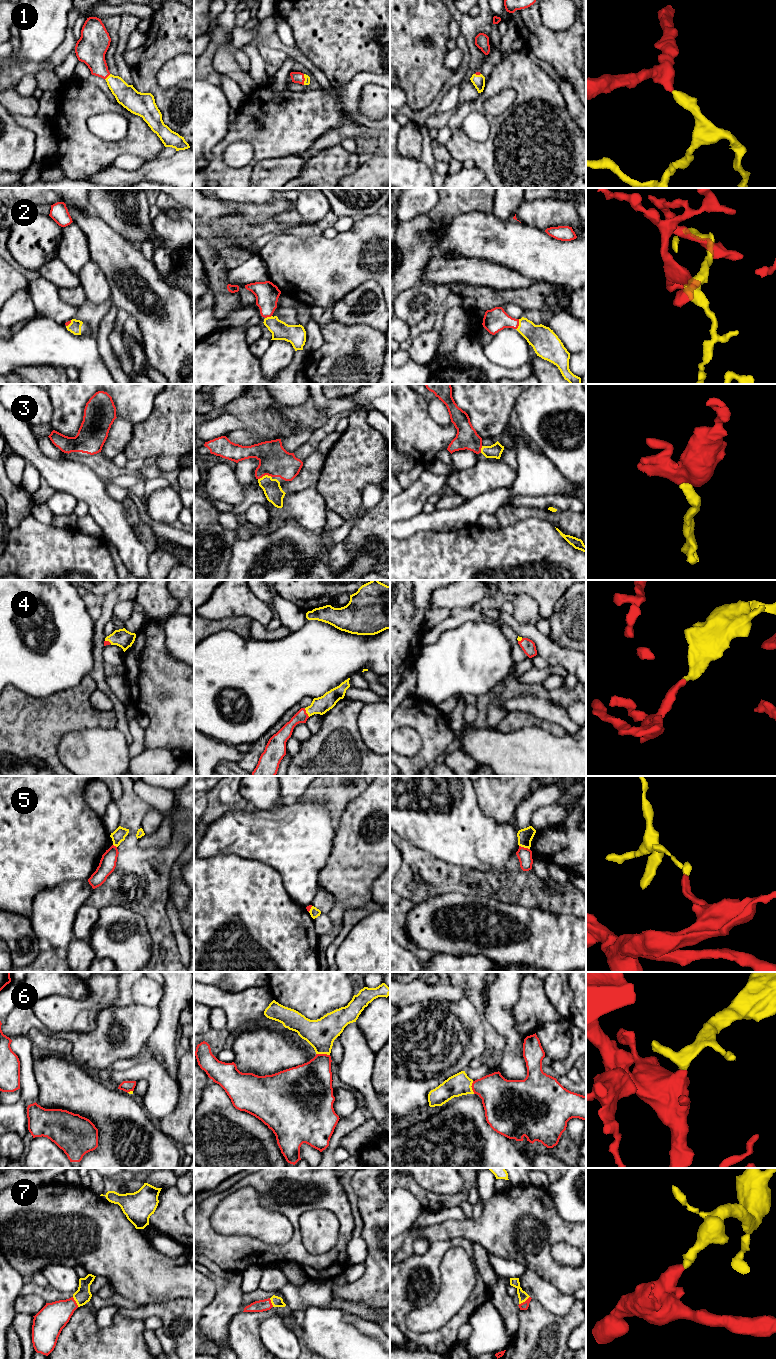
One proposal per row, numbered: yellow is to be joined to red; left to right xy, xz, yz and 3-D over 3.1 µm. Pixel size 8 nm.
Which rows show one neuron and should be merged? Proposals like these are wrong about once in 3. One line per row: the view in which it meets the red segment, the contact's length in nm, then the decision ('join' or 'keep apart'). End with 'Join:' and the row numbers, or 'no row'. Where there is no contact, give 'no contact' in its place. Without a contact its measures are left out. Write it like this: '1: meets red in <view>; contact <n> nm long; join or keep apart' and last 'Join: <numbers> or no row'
1: meets red in xy; contact 60 nm long; join
2: meets red in yz; contact 90 nm long; join
3: meets red in xz; contact 110 nm long; join
4: meets red in xz; contact 80 nm long; join
5: meets red in yz; contact 90 nm long; keep apart
6: meets red in xz; contact 110 nm long; join
7: meets red in yz; contact 110 nm long; join
Join: 1, 2, 3, 4, 6, 7

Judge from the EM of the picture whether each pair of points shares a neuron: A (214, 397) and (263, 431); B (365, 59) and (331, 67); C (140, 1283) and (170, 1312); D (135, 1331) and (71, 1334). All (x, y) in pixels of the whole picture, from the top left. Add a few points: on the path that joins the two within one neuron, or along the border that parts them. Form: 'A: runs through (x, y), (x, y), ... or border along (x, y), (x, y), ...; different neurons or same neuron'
A: border along (240, 394), (227, 404); different neurons
B: runs through (357, 59), (339, 59); same neuron
C: border along (183, 1297), (137, 1305); different neurons
D: runs through (119, 1334), (87, 1334); same neuron

